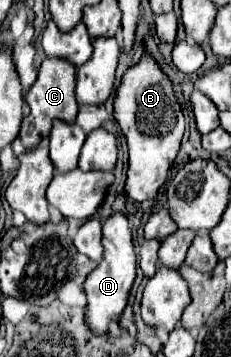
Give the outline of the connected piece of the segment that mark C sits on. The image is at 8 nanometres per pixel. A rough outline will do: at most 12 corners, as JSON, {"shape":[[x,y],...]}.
{"shape":[[45,58],[25,94],[19,138],[31,150],[51,122],[77,116],[75,66]]}

